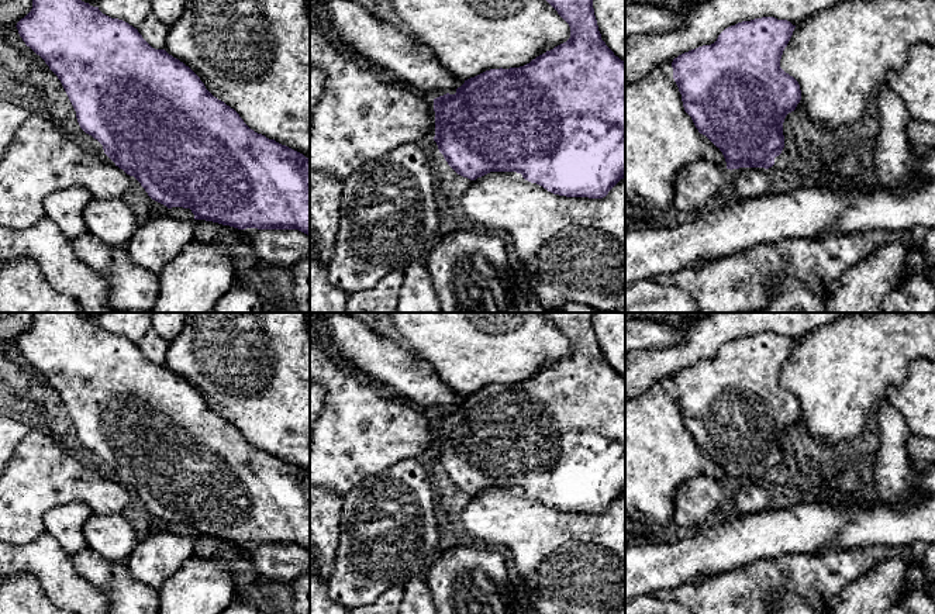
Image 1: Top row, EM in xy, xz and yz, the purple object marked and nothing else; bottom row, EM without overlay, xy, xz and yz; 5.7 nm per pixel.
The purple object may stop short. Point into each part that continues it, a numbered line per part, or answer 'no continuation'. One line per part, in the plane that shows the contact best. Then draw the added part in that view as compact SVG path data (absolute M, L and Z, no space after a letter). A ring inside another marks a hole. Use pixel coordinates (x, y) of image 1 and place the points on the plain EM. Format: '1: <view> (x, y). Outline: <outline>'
no continuation

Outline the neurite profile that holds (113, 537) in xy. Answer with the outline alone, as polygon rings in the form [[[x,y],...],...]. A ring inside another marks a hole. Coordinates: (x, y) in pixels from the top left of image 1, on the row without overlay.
[[[121,513],[92,514],[83,525],[87,546],[113,562],[127,562],[138,544],[132,525]]]

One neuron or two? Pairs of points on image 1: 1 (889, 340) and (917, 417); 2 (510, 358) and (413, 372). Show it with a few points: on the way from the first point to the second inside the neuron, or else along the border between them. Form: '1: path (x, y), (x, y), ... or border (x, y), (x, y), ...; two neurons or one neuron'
1: border (920, 358), (899, 383), (887, 387), (886, 399); two neurons
2: border (407, 348), (424, 359), (456, 392); two neurons

